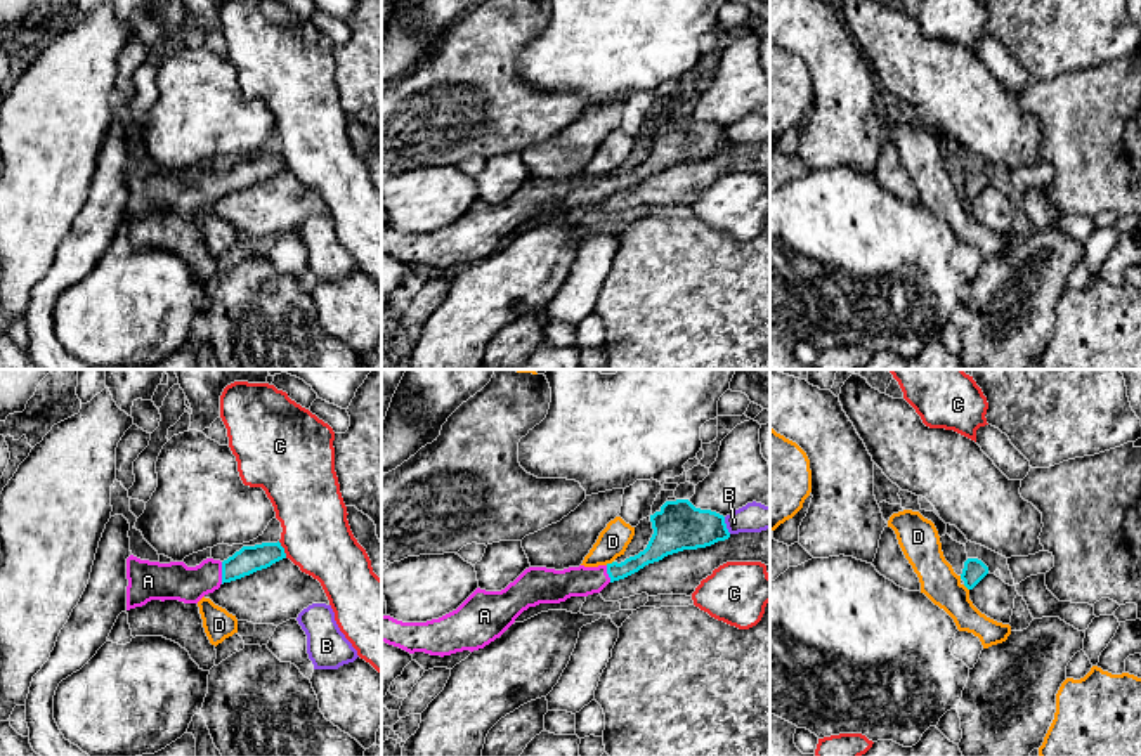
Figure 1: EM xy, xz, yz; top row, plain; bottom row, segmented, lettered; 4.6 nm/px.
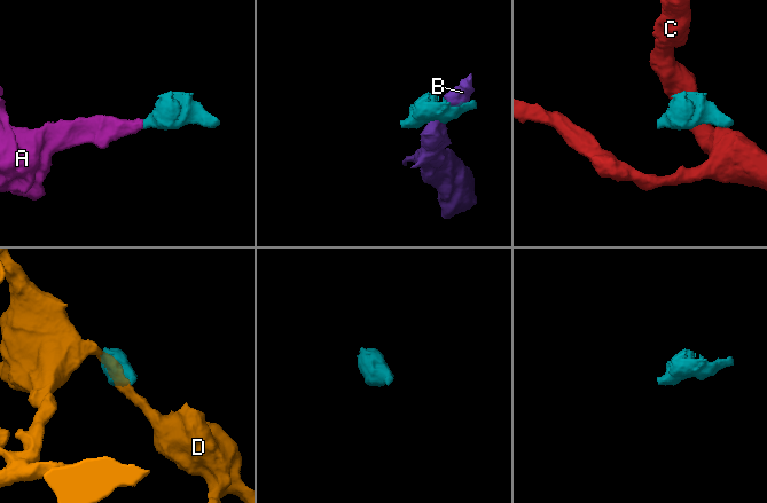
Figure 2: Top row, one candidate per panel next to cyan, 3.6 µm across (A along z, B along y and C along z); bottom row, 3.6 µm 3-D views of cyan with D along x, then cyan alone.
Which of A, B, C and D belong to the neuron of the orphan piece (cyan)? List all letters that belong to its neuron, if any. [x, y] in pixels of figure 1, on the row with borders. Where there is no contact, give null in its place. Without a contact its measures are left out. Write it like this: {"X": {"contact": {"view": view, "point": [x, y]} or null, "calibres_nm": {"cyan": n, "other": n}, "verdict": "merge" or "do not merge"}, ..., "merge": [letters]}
{"A": {"contact": {"view": "xy", "point": [222, 573]}, "calibres_nm": {"cyan": 130, "other": 180}, "verdict": "merge"}, "B": {"contact": {"view": "xz", "point": [725, 526]}, "calibres_nm": {"cyan": 220, "other": 140}, "verdict": "do not merge"}, "C": {"contact": {"view": "xy", "point": [283, 550]}, "calibres_nm": {"cyan": 130, "other": 320}, "verdict": "do not merge"}, "D": {"contact": {"view": "xz", "point": [609, 564]}, "calibres_nm": {"cyan": 110, "other": 140}, "verdict": "do not merge"}, "merge": ["A"]}

